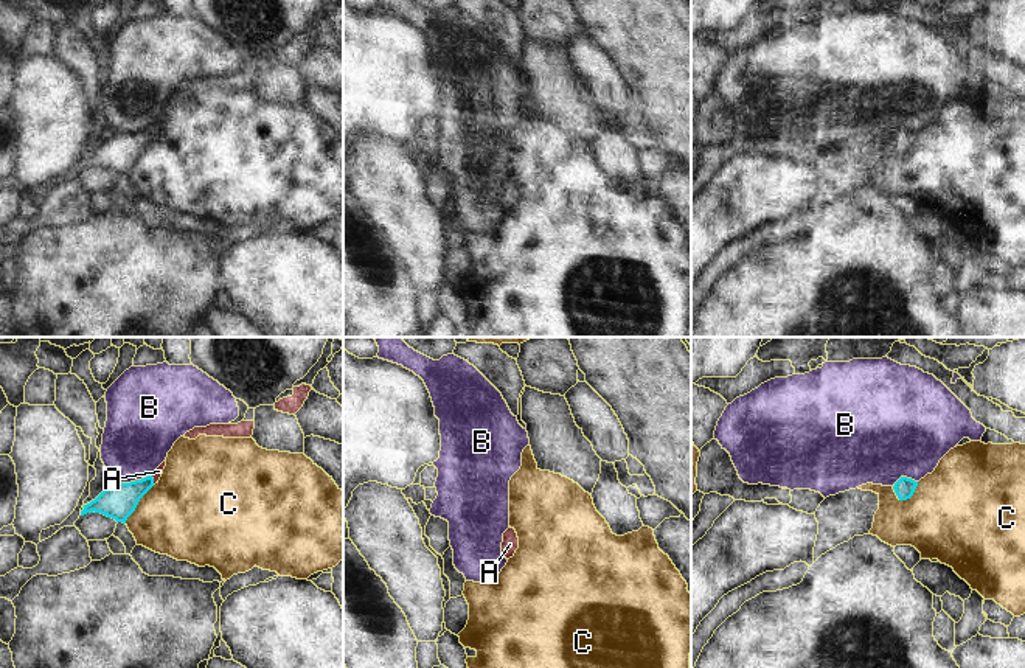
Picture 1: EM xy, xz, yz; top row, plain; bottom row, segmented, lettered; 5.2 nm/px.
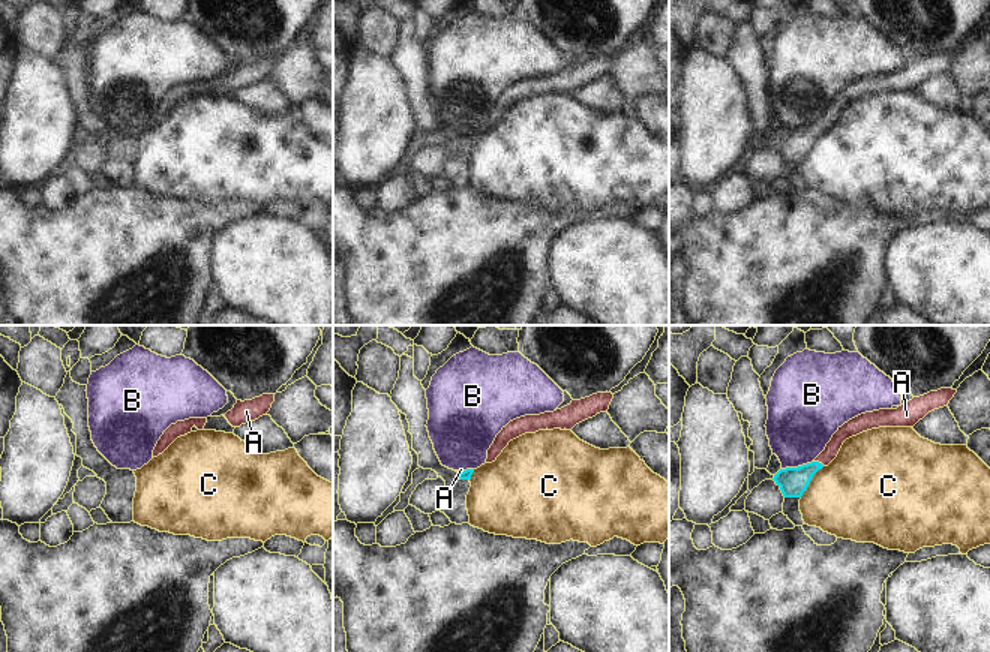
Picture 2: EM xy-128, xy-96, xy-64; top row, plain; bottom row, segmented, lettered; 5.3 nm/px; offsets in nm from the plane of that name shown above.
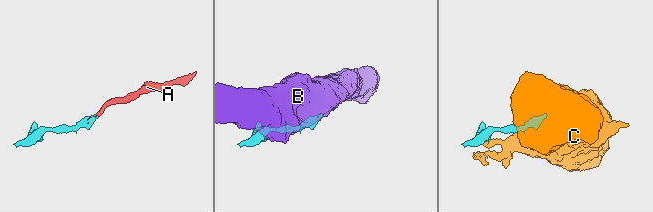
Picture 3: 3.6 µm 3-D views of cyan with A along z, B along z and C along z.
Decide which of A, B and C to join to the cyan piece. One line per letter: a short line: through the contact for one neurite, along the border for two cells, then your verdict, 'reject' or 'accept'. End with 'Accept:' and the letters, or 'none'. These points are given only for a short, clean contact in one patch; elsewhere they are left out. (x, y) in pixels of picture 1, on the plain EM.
A: xy (120, 153), (152, 131), (159, 123) | accept
B: xy (149, 125), (140, 131), (115, 135) | reject
C: reject
Accept: A

